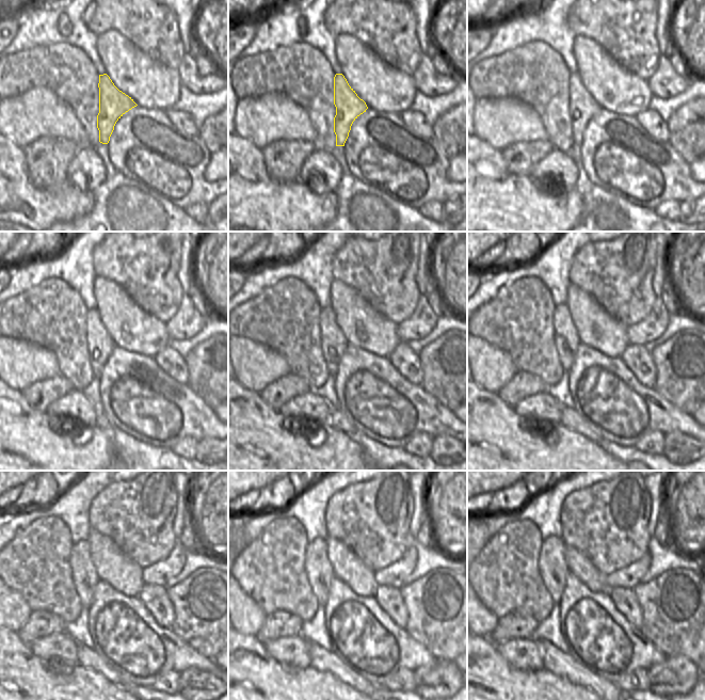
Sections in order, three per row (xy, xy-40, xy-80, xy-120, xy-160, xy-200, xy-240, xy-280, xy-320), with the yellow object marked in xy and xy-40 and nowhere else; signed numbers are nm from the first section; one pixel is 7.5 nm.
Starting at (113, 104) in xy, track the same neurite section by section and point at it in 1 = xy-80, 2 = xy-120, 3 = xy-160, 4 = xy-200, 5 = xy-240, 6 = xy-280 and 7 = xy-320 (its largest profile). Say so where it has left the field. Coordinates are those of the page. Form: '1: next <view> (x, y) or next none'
1: next xy-80 (581, 106)
2: next xy-120 (100, 345)
3: next xy-160 (333, 341)
4: next xy-200 (565, 336)
5: next xy-240 (83, 573)
6: next xy-280 (319, 571)
7: next xy-320 (553, 569)

